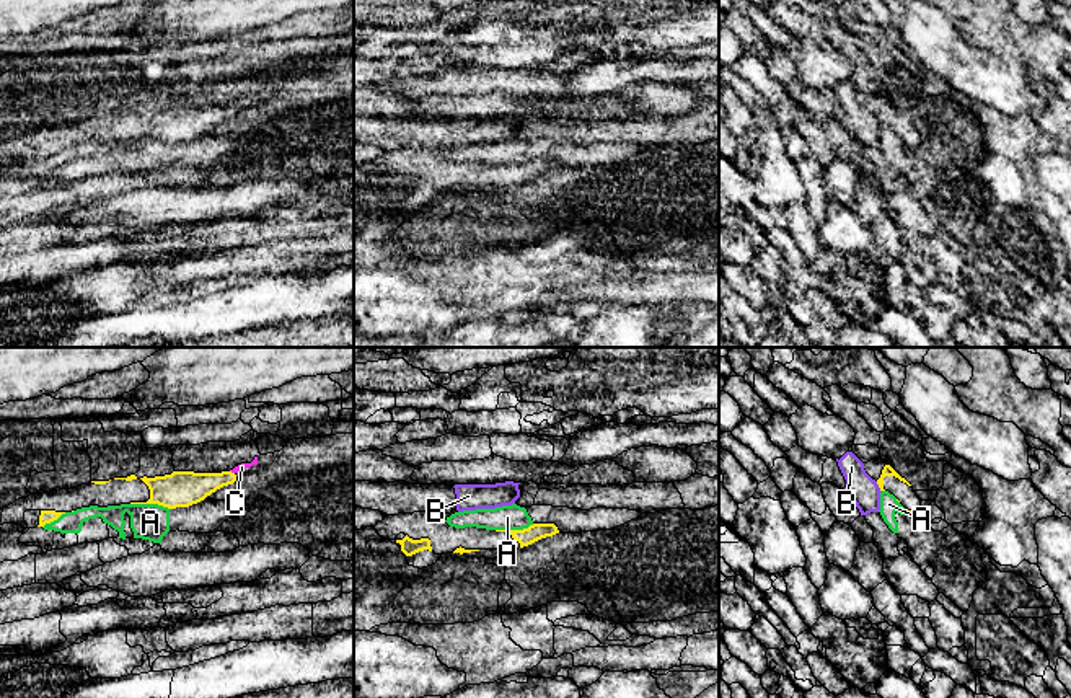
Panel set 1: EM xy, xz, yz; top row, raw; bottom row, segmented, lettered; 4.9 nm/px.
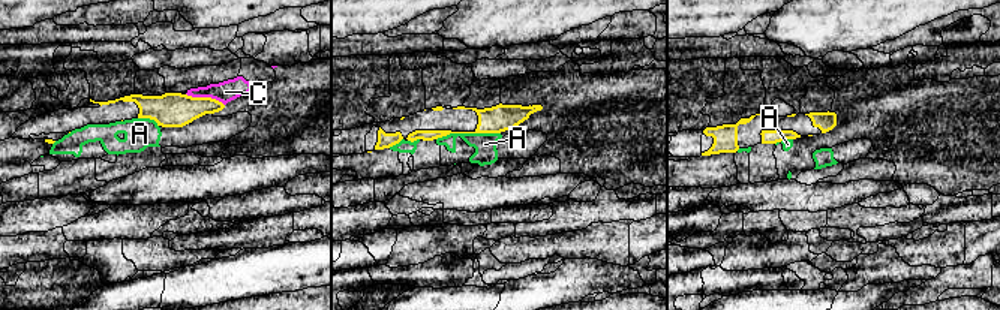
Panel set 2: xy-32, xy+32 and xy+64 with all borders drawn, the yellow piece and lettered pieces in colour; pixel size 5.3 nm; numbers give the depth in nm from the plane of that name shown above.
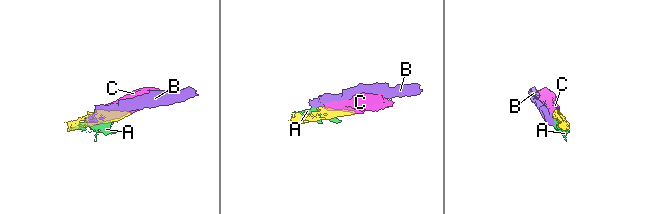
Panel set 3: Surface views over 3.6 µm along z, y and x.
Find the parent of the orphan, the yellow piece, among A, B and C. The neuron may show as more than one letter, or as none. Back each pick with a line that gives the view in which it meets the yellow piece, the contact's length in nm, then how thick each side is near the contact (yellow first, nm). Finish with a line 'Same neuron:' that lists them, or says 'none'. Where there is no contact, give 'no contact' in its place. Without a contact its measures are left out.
C: contact in xy; length 30 nm; calibres 180 and 40 nm
Same neuron: C

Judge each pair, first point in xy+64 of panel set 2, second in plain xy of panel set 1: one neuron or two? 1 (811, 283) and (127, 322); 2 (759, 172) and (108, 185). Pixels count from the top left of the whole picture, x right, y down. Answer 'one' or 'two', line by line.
1: two
2: two

